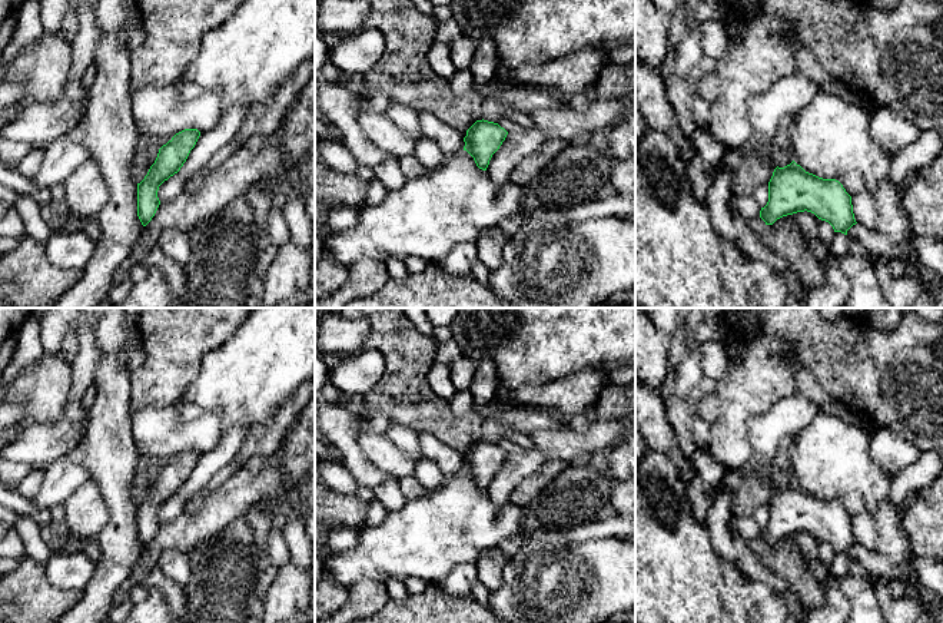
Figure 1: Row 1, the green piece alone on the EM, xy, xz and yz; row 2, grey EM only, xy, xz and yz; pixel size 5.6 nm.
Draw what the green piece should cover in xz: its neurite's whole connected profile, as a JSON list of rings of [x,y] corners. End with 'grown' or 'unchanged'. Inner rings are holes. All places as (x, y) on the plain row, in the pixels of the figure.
[[[477,441],[464,458],[466,471],[475,481],[477,487],[487,491],[492,475],[499,470],[508,453],[498,444]]]; unchanged

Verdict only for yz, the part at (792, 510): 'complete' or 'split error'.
complete

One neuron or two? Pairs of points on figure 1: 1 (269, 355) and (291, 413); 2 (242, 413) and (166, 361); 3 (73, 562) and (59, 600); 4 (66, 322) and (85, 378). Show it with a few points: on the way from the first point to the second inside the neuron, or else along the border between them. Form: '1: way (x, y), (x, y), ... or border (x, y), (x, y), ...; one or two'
1: border (299, 388), (268, 420), (261, 423); two
2: border (212, 351), (202, 358), (196, 378), (179, 401); two
3: border (45, 566), (45, 575), (52, 585), (80, 593); two
4: way (80, 332), (85, 337), (85, 364); one

